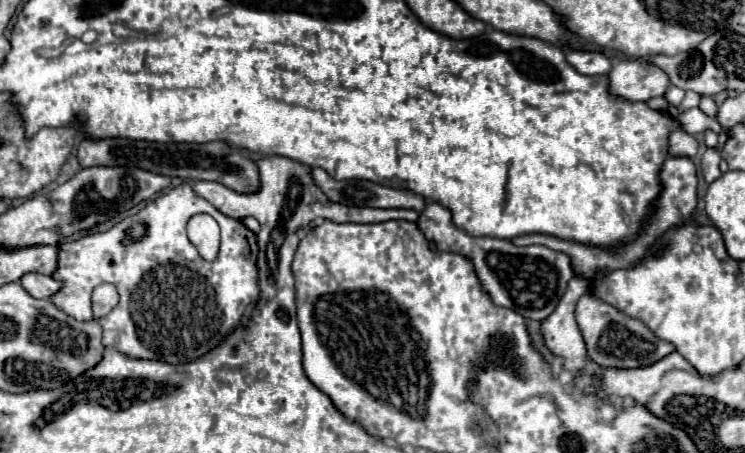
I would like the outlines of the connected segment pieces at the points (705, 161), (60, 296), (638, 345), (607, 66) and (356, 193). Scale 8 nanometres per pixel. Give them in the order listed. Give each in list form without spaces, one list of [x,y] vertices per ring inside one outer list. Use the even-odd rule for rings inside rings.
[[[706,149],[706,153],[702,155],[702,171],[704,171],[704,179],[706,183],[712,183],[714,179],[718,179],[722,173],[718,169],[720,163],[720,155],[716,149]]]
[[[184,181],[178,187],[170,189],[168,193],[160,195],[158,199],[148,201],[148,205],[142,207],[138,213],[122,219],[108,231],[90,233],[76,241],[60,243],[58,245],[58,267],[52,277],[62,281],[62,289],[60,293],[54,293],[50,301],[58,309],[62,309],[64,313],[68,313],[70,317],[78,321],[92,321],[90,297],[92,297],[94,287],[102,283],[112,283],[118,289],[120,301],[108,315],[98,319],[98,323],[102,325],[102,345],[114,347],[132,359],[156,359],[156,361],[164,361],[170,365],[188,363],[188,361],[200,359],[202,355],[218,347],[226,335],[242,327],[242,317],[248,305],[260,299],[260,287],[256,285],[256,277],[258,277],[256,257],[258,257],[256,235],[240,219],[230,219],[222,215],[206,199],[198,197],[192,191],[192,185]],[[196,213],[208,213],[220,225],[220,253],[216,261],[204,261],[198,255],[196,247],[186,237],[186,223]],[[134,223],[148,225],[146,237],[132,245],[122,245],[126,227]]]
[[[586,293],[580,297],[576,305],[576,321],[582,331],[588,357],[598,363],[600,367],[616,367],[616,369],[636,369],[636,367],[648,367],[660,361],[662,357],[670,355],[676,347],[670,341],[658,339],[648,325],[644,325],[638,319],[632,319],[612,305],[600,301],[592,293]]]
[[[564,43],[566,61],[582,75],[608,75],[612,69],[610,59],[602,51],[586,51],[586,49],[568,49]]]
[[[316,167],[312,169],[312,177],[316,185],[328,195],[330,201],[346,203],[346,205],[360,205],[360,207],[404,207],[422,211],[424,209],[424,197],[408,191],[408,189],[392,189],[386,185],[376,185],[372,181],[336,181],[330,177],[324,169]]]

